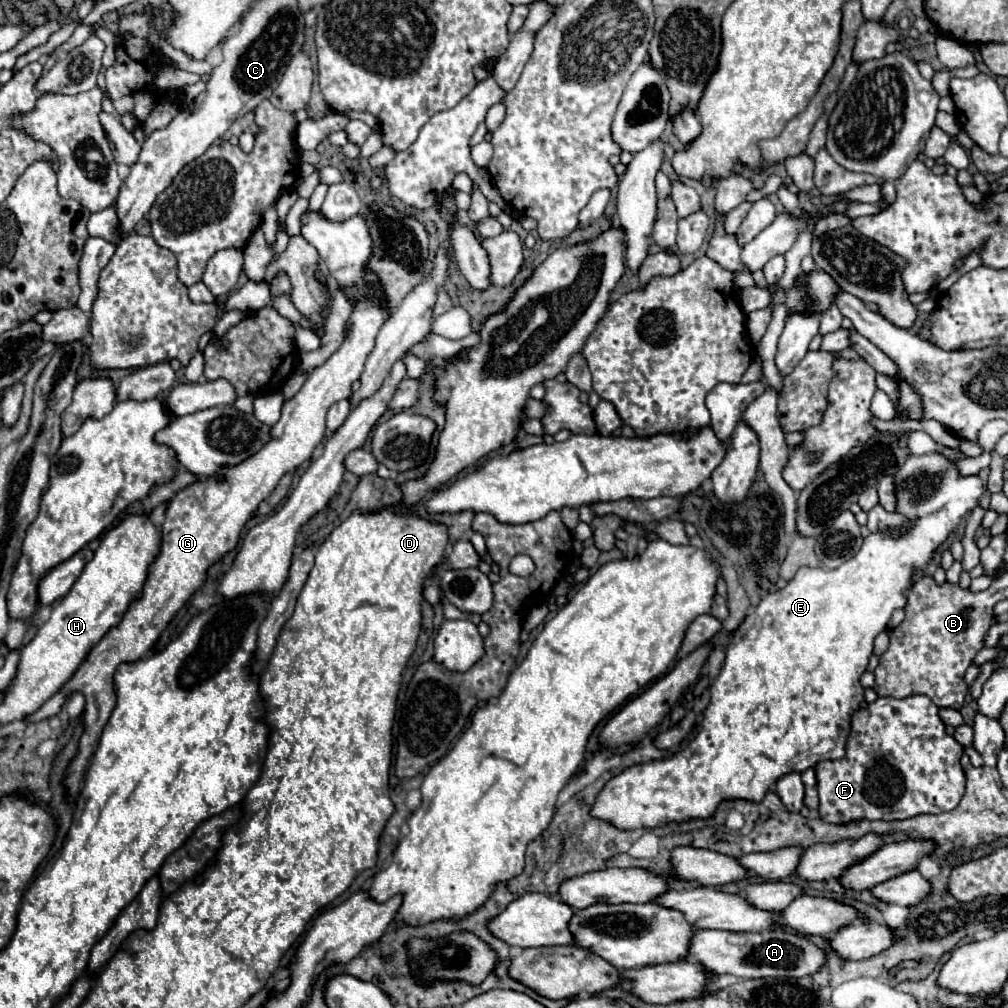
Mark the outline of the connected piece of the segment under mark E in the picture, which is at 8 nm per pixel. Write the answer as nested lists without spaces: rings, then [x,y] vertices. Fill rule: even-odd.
[[[939,452],[929,454],[929,456],[911,456],[905,462],[905,466],[901,466],[899,472],[893,478],[895,478],[895,484],[897,484],[897,512],[901,512],[903,516],[915,520],[913,530],[911,532],[903,532],[903,536],[899,536],[899,538],[891,538],[887,534],[869,534],[865,538],[861,550],[851,560],[841,564],[837,570],[829,570],[829,568],[799,568],[795,578],[783,590],[777,590],[777,592],[765,596],[759,602],[757,610],[751,616],[747,616],[741,622],[741,626],[735,630],[735,634],[731,638],[731,644],[727,646],[725,664],[723,664],[719,676],[711,683],[711,704],[703,710],[703,718],[697,724],[697,730],[695,730],[693,738],[679,752],[675,752],[671,756],[665,756],[665,758],[659,758],[659,760],[651,760],[647,764],[629,766],[621,774],[613,776],[595,798],[595,804],[591,808],[591,816],[593,818],[605,820],[605,822],[613,824],[619,830],[659,828],[659,826],[663,826],[667,822],[673,822],[673,820],[675,822],[683,822],[687,818],[713,818],[715,812],[717,812],[719,802],[723,802],[723,800],[761,802],[765,798],[769,786],[775,784],[783,774],[805,772],[807,768],[813,768],[819,760],[835,760],[835,758],[841,758],[845,754],[845,738],[849,734],[849,722],[851,722],[851,716],[855,714],[855,710],[859,708],[861,700],[863,700],[863,688],[859,684],[859,678],[867,670],[867,658],[873,654],[875,636],[887,628],[887,622],[889,622],[893,610],[905,606],[905,594],[903,592],[911,586],[911,576],[919,574],[927,566],[927,562],[931,560],[931,554],[947,540],[949,532],[953,532],[957,528],[961,516],[977,506],[977,500],[983,494],[983,482],[981,482],[979,476],[961,478],[955,472],[953,464],[945,456],[941,456]],[[825,738],[833,742],[831,750],[825,748]]]

